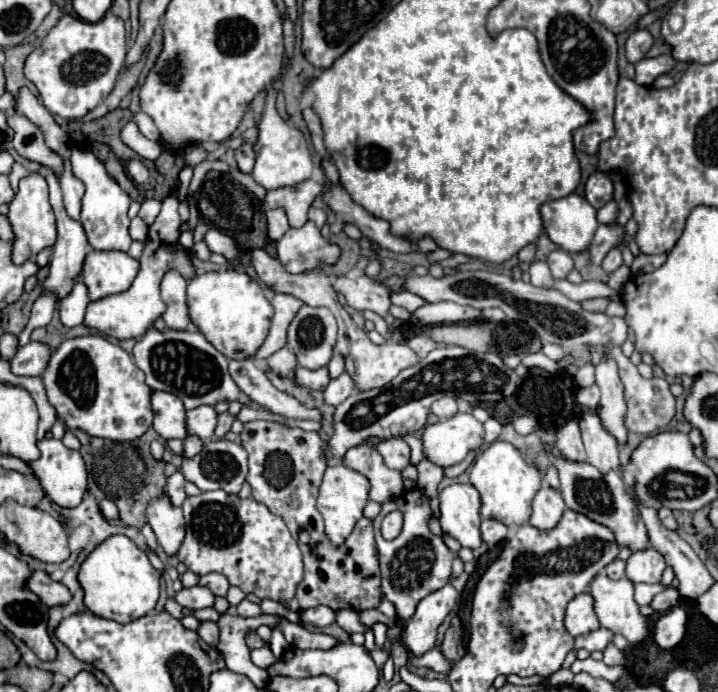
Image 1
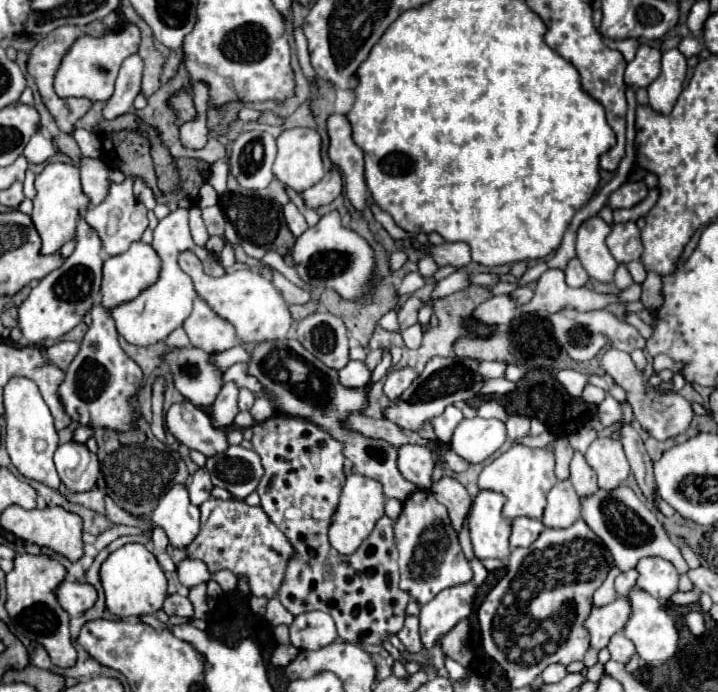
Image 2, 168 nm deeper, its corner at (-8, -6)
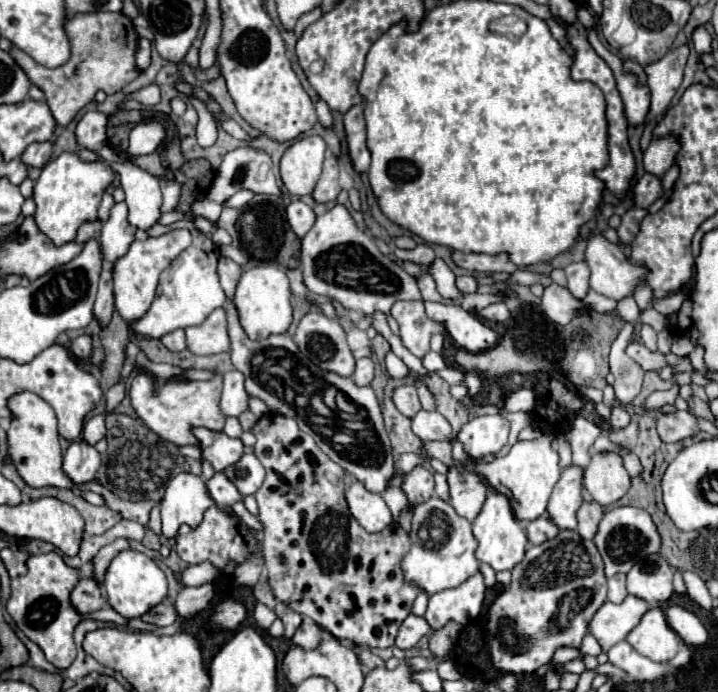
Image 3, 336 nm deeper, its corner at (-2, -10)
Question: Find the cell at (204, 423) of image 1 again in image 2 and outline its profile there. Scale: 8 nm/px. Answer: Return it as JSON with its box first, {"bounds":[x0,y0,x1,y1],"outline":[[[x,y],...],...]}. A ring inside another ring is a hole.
{"bounds":[208,383,238,431],"outline":[[[224,383],[220,395],[208,409],[212,427],[216,427],[220,431],[226,431],[226,427],[232,427],[232,421],[238,415],[236,401],[238,401],[238,387],[234,383]]]}

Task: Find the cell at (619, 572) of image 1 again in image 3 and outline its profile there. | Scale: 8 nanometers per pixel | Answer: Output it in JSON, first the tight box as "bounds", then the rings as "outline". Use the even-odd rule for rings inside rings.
{"bounds":[608,573,626,603],"outline":[[[618,573],[608,579],[608,601],[612,603],[622,603],[626,597],[626,575]]]}

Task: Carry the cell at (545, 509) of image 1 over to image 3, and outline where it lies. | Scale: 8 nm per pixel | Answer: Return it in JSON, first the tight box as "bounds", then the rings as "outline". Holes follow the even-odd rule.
{"bounds":[548,465,582,529],"outline":[[[570,465],[562,471],[560,481],[556,483],[550,503],[548,503],[548,515],[558,523],[560,529],[576,529],[576,511],[582,505],[582,467]]]}

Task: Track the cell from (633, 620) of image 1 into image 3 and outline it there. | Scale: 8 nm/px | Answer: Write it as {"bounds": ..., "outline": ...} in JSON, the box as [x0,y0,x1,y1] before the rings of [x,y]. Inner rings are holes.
{"bounds":[626,607,682,661],"outline":[[[654,607],[648,611],[638,627],[634,627],[626,641],[644,657],[654,661],[670,661],[682,647],[682,640],[678,633],[668,625],[666,615],[662,609]]]}

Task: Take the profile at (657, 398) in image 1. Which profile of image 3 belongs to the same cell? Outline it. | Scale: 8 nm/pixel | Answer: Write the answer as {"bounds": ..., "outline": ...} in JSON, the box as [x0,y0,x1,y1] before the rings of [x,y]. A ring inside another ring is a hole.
{"bounds":[654,411,700,443],"outline":[[[676,411],[670,415],[654,413],[654,419],[658,423],[658,435],[666,443],[674,443],[674,441],[694,437],[700,431],[698,419],[690,411]]]}

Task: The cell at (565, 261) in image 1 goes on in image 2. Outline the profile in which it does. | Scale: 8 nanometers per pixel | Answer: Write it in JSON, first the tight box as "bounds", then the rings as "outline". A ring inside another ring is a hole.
{"bounds":[564,257,588,287],"outline":[[[576,257],[568,261],[568,265],[564,269],[564,275],[566,275],[568,287],[584,287],[584,283],[588,281],[588,273],[584,271],[584,267],[580,265],[580,261]]]}

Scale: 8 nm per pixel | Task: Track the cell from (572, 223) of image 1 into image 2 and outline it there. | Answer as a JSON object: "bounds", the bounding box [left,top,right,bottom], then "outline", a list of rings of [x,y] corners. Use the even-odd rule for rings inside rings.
{"bounds":[576,215,618,283],"outline":[[[600,215],[586,219],[576,233],[576,257],[592,279],[604,283],[612,281],[612,275],[618,267],[616,259],[610,255],[604,243],[608,233],[610,225]]]}

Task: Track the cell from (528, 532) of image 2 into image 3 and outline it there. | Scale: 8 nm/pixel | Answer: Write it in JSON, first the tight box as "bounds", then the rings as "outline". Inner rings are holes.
{"bounds":[526,515,560,545],"outline":[[[548,515],[546,517],[538,517],[538,519],[530,521],[530,523],[526,523],[526,533],[530,535],[530,541],[534,545],[540,545],[540,543],[544,543],[548,539],[554,539],[558,535],[558,531],[560,529],[550,521]]]}

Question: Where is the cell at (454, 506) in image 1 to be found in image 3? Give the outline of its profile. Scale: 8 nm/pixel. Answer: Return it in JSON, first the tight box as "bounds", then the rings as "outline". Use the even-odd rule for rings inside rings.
{"bounds":[472,491,532,571],"outline":[[[496,491],[488,493],[486,503],[484,503],[480,515],[474,519],[472,527],[474,527],[474,537],[478,539],[478,549],[476,549],[478,561],[488,563],[494,571],[512,571],[524,559],[526,549],[532,547],[532,543],[528,541],[526,529],[514,517],[512,505],[510,505],[508,497],[502,493],[496,493]]]}

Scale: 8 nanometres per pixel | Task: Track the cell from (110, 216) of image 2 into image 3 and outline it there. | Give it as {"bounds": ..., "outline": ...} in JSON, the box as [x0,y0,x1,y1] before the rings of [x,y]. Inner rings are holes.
{"bounds":[100,203,136,261],"outline":[[[116,203],[112,207],[112,213],[106,223],[102,223],[100,233],[100,245],[102,253],[108,261],[118,261],[122,255],[126,255],[128,247],[134,241],[136,229],[128,223],[128,207],[124,203]]]}

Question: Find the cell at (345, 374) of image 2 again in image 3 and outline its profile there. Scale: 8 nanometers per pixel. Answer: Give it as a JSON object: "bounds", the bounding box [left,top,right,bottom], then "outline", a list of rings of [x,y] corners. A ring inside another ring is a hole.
{"bounds":[352,357,374,387],"outline":[[[370,357],[366,359],[358,359],[356,361],[356,371],[352,375],[354,383],[358,383],[360,387],[362,385],[370,385],[370,381],[374,379],[374,361]]]}

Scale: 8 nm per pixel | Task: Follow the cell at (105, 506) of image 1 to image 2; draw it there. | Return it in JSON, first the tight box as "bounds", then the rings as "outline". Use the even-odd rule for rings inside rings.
{"bounds":[148,485,200,549],"outline":[[[184,485],[172,487],[156,505],[148,517],[152,527],[166,531],[170,545],[176,549],[186,549],[200,529],[200,511],[190,503]]]}

